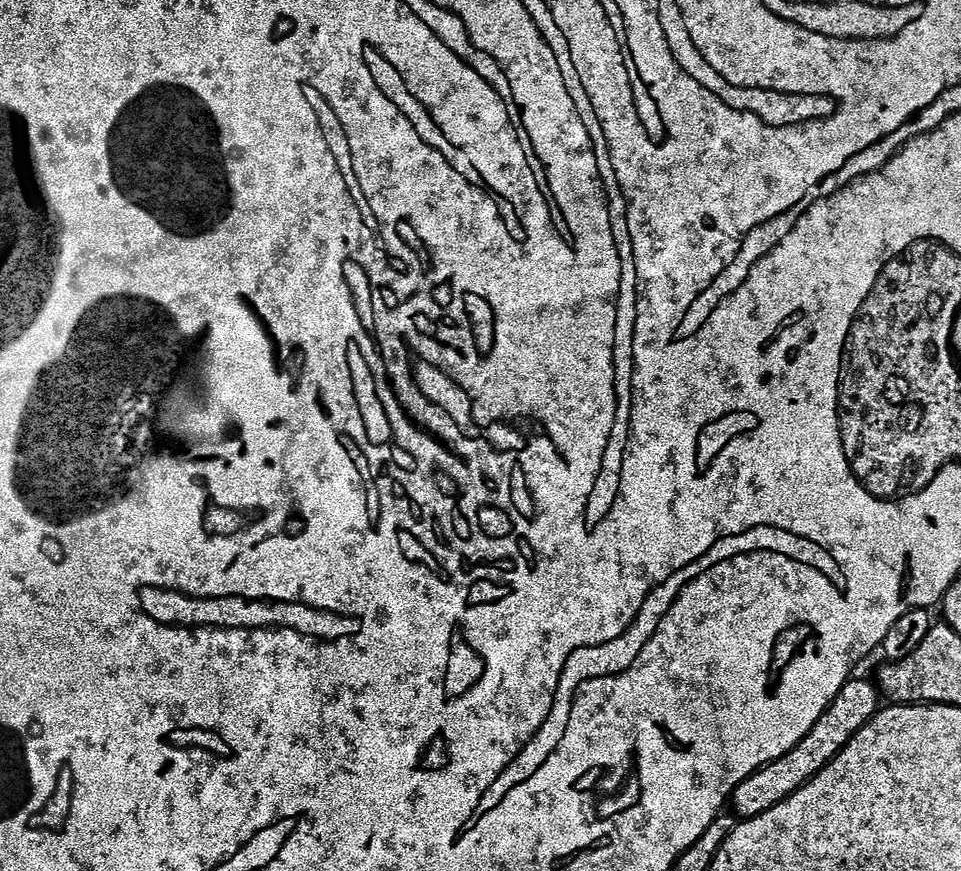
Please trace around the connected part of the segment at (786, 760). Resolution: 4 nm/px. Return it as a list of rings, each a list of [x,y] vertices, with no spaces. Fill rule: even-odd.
[[[853,678],[845,682],[844,689],[838,694],[838,698],[834,698],[834,702],[830,702],[830,706],[824,711],[822,718],[818,718],[814,730],[810,730],[810,734],[806,734],[806,738],[802,738],[802,742],[798,742],[798,746],[794,750],[790,750],[786,754],[782,754],[782,758],[762,766],[757,772],[750,774],[750,778],[746,778],[746,782],[742,782],[736,787],[730,801],[731,807],[736,807],[735,815],[747,818],[766,814],[766,810],[770,810],[774,806],[778,806],[778,802],[790,798],[799,788],[806,786],[806,782],[810,782],[816,777],[844,749],[846,742],[850,742],[850,738],[854,738],[854,734],[858,734],[858,730],[862,730],[862,726],[866,726],[866,722],[870,722],[870,718],[876,716],[881,707],[882,693],[873,681],[871,684],[868,680]]]

